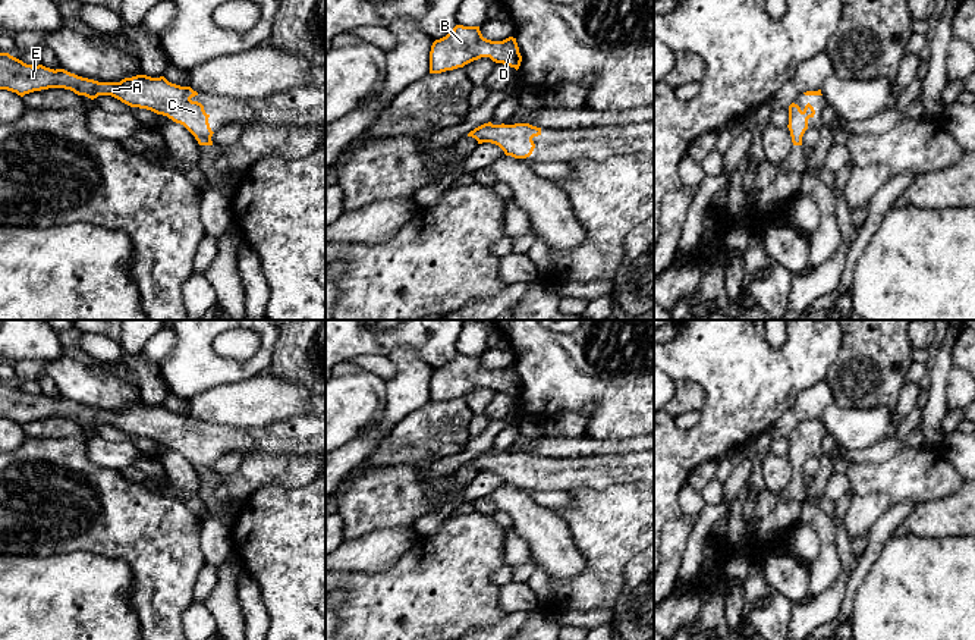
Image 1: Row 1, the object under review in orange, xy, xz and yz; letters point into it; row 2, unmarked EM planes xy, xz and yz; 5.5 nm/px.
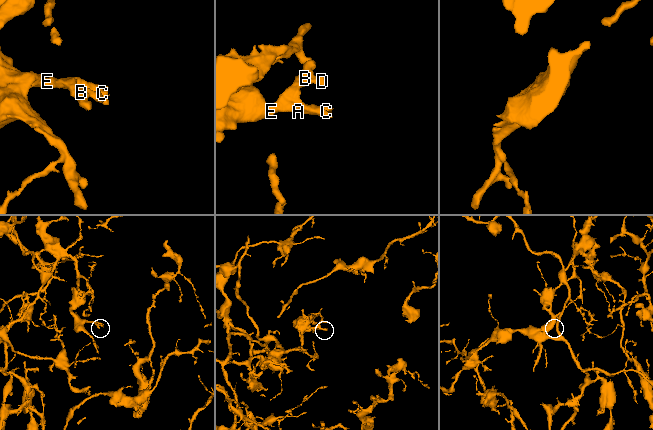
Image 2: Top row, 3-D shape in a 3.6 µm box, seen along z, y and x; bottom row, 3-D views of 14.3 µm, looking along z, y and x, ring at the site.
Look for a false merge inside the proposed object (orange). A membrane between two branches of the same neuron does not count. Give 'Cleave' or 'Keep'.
Keep

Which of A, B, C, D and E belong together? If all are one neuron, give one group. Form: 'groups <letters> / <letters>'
groups A B C D E

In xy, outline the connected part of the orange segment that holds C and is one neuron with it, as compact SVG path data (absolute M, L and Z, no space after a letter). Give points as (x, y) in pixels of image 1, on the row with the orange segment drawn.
M0 53L0 90L7 90L23 97L25 94L65 88L91 100L98 95L111 95L130 107L151 110L183 125L199 145L213 145L210 114L204 106L191 98L198 95L191 87L169 82L164 76L151 78L136 75L120 82L98 82L82 78L65 69L50 69L43 65L32 66Z

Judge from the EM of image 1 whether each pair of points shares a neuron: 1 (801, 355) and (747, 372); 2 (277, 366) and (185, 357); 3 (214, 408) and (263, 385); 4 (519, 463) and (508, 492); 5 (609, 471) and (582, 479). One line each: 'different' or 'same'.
1: same
2: different
3: same
4: different
5: same

